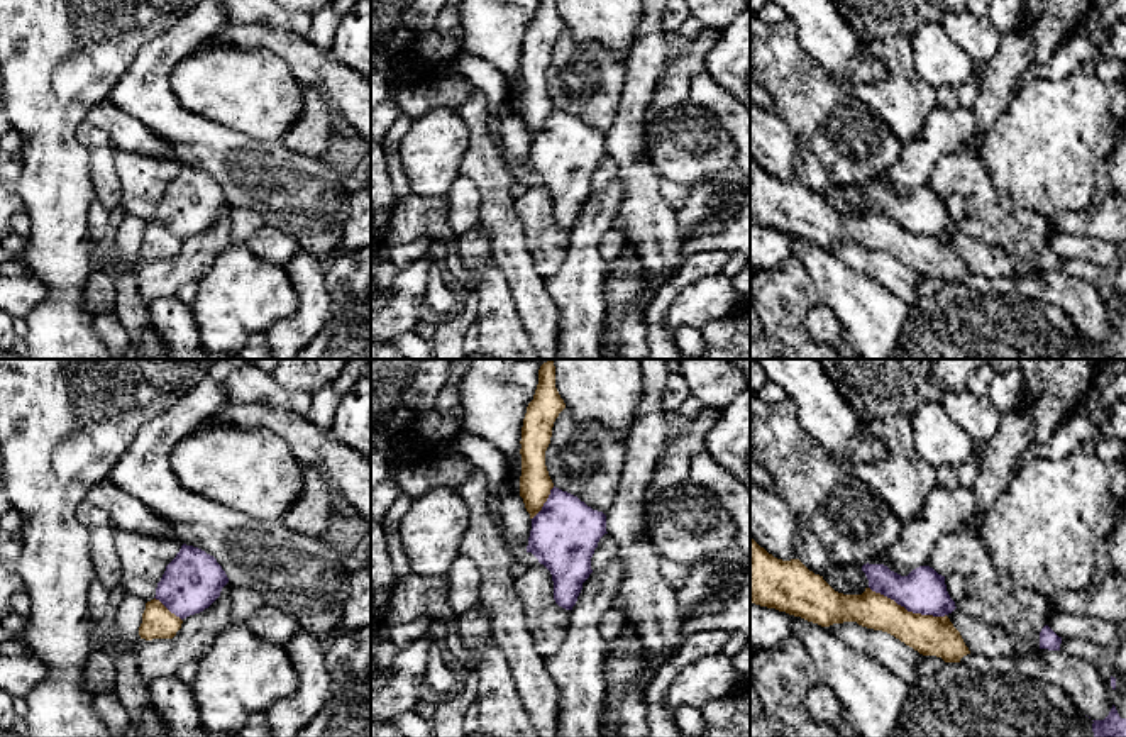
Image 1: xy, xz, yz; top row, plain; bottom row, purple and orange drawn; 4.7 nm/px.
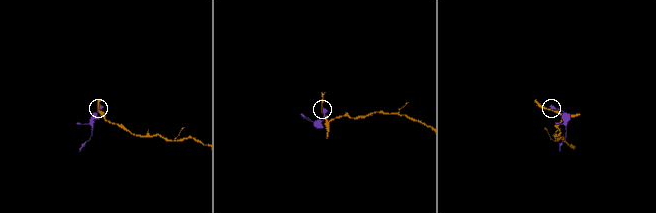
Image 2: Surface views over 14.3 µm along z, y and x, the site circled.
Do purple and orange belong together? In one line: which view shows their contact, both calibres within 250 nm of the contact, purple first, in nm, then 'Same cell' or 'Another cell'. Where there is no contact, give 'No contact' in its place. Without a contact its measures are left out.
Touches purple in yz. Thickness 220 nm (purple) against 190 nm. Another cell

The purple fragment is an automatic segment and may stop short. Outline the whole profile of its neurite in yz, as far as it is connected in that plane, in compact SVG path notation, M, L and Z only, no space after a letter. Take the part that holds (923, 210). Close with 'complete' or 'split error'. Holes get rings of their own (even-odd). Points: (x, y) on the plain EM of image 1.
M867 183L862 191L872 212L894 220L908 232L945 237L957 229L947 212L945 197L930 186L919 186L908 197L901 197L884 185Z | complete

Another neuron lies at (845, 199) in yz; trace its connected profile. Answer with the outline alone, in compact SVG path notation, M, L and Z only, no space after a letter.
M835 183L825 190L823 200L843 215L862 215L867 208L862 202L862 190L853 185Z

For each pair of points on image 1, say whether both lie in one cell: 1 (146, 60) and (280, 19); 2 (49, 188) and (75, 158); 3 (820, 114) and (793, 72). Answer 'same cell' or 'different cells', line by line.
1: different cells
2: same cell
3: same cell

